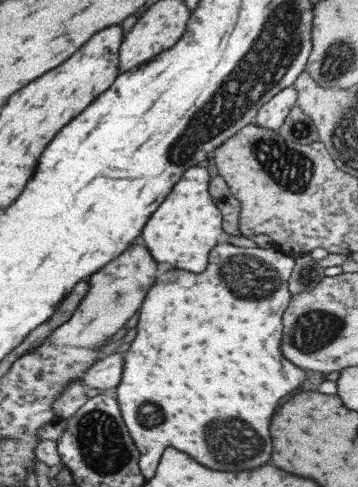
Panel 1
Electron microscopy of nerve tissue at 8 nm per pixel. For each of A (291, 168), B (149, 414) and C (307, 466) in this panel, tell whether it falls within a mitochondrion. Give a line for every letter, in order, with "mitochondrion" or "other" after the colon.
A: mitochondrion
B: mitochondrion
C: other

